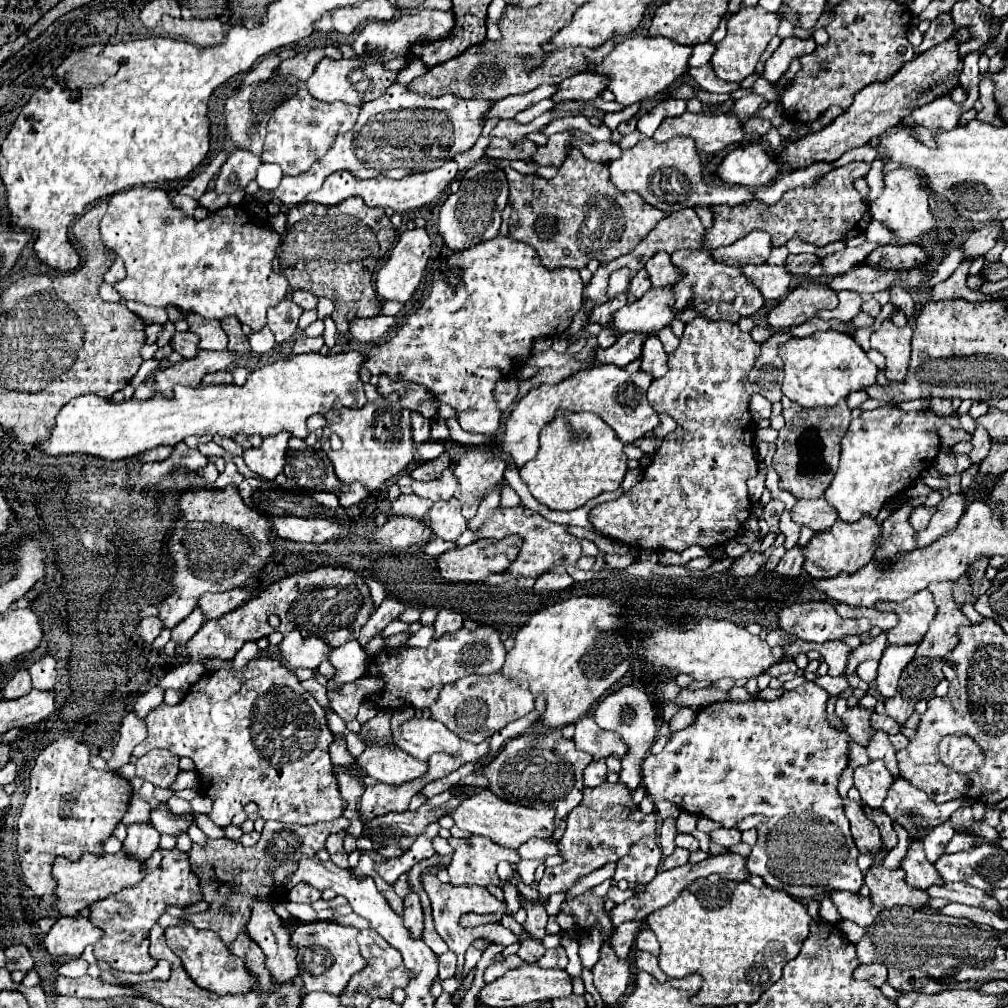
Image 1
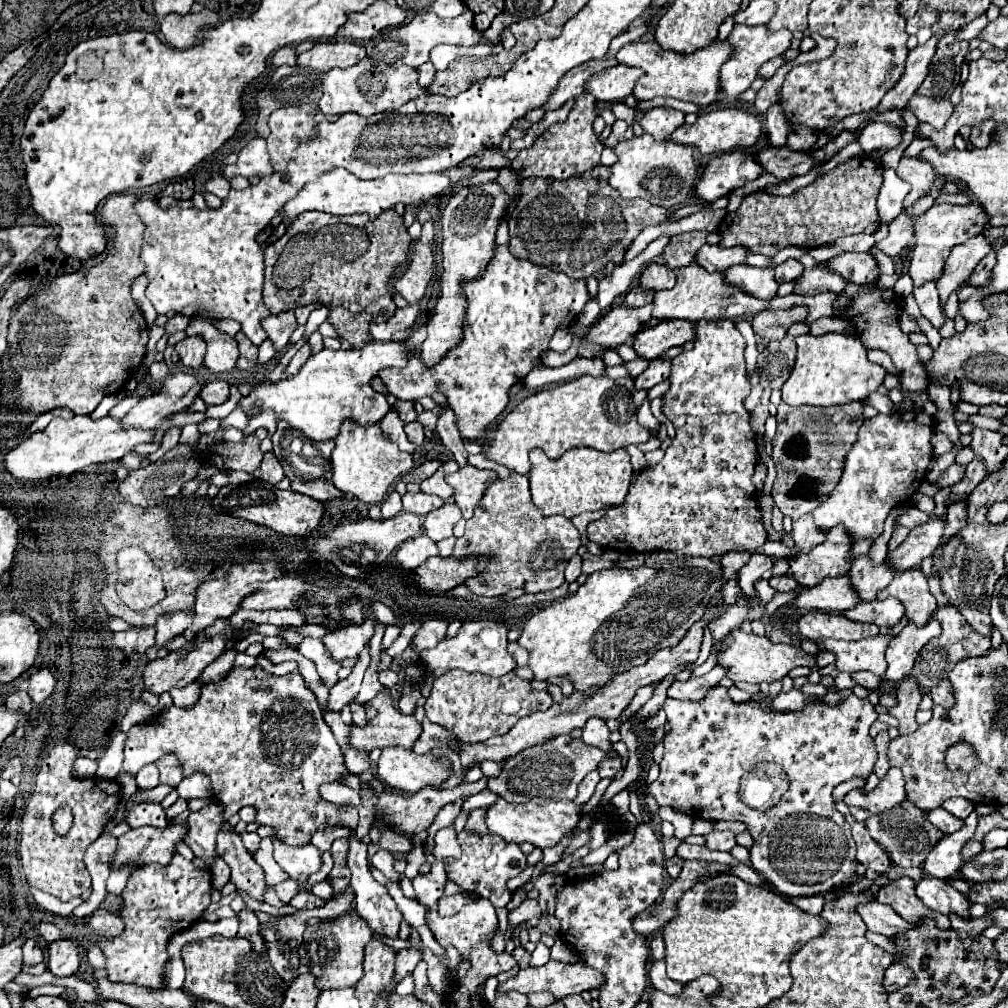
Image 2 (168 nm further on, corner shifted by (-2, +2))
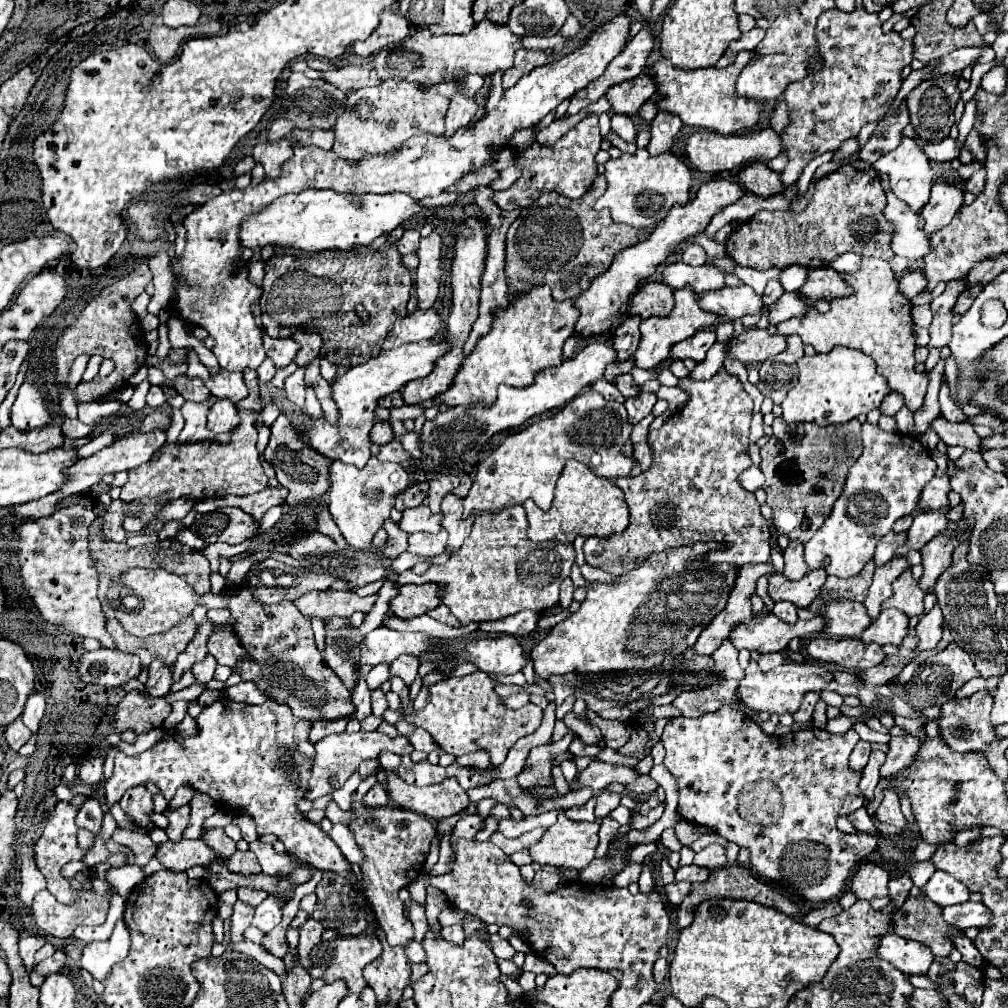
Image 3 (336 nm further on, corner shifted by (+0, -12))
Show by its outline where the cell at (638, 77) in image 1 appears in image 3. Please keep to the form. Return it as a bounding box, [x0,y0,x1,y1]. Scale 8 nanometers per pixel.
[651,52,765,134]

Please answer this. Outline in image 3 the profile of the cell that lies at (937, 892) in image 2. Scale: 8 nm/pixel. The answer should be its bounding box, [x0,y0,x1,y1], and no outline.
[953,936,985,968]

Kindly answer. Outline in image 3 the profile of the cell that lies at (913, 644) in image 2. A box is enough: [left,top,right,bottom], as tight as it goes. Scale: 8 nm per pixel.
[915,604,943,654]

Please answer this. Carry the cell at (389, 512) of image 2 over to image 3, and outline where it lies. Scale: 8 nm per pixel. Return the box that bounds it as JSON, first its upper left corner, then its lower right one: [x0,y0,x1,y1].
[381,520,407,558]

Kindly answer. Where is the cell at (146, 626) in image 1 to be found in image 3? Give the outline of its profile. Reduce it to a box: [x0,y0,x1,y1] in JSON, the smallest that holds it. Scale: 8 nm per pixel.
[77,648,141,688]

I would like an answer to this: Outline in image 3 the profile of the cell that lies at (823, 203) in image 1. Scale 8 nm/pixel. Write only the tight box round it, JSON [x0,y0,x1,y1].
[727,160,893,270]

